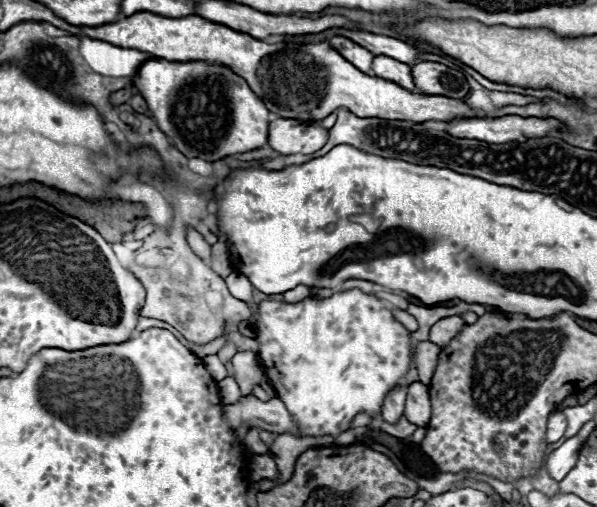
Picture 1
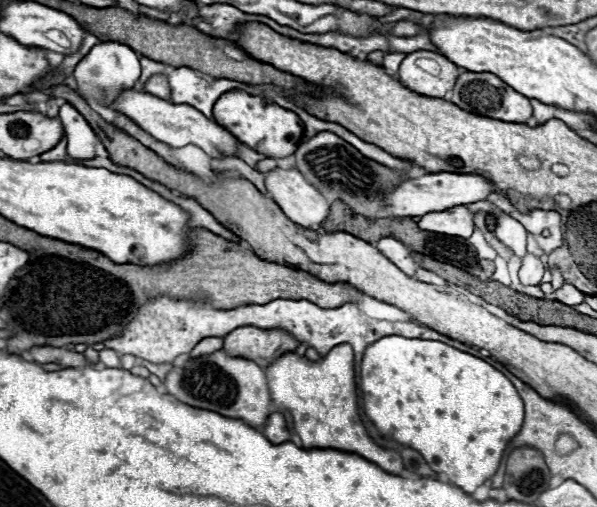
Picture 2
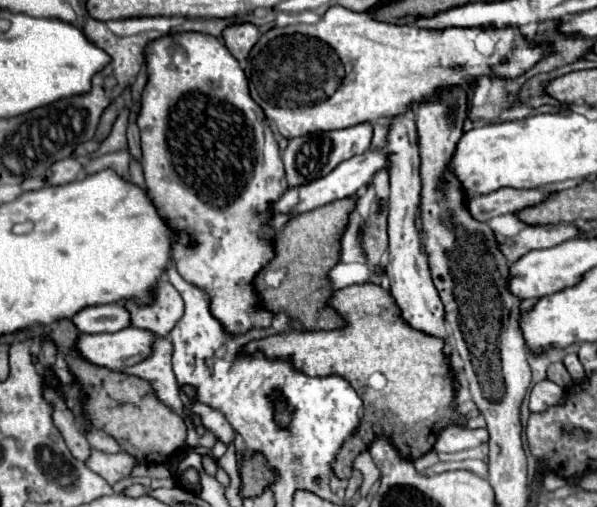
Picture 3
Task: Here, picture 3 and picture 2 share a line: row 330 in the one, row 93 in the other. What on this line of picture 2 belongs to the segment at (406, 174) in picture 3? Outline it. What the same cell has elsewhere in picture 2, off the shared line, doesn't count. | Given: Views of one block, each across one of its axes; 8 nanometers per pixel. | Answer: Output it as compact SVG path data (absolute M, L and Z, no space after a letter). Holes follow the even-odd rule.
M426 50L406 54L398 70L398 78L406 88L432 98L444 98L454 88L458 74L460 68L456 64L438 52Z

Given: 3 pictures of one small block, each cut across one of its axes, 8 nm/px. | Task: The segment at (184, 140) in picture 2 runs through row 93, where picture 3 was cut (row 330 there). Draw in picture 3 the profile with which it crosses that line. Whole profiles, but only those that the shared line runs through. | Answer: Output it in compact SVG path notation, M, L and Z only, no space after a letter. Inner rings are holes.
M128 326L114 334L80 334L76 340L78 354L102 368L122 370L134 362L142 362L150 354L154 334Z

